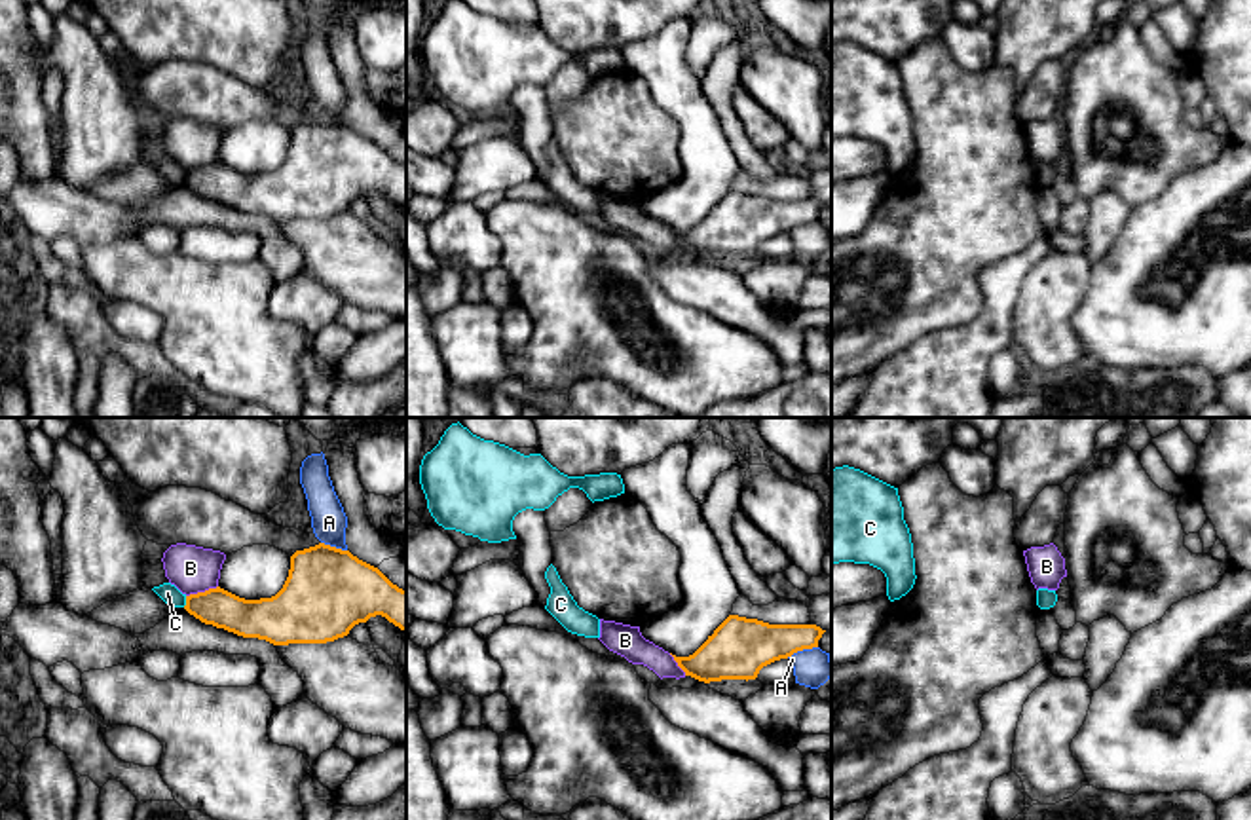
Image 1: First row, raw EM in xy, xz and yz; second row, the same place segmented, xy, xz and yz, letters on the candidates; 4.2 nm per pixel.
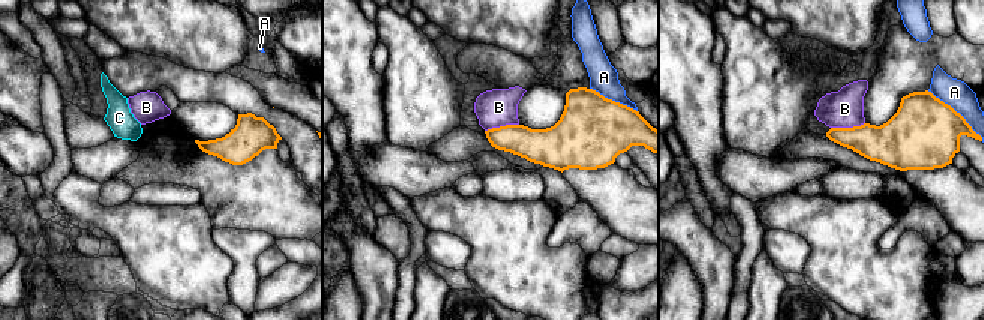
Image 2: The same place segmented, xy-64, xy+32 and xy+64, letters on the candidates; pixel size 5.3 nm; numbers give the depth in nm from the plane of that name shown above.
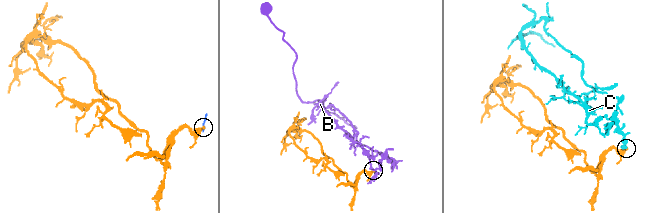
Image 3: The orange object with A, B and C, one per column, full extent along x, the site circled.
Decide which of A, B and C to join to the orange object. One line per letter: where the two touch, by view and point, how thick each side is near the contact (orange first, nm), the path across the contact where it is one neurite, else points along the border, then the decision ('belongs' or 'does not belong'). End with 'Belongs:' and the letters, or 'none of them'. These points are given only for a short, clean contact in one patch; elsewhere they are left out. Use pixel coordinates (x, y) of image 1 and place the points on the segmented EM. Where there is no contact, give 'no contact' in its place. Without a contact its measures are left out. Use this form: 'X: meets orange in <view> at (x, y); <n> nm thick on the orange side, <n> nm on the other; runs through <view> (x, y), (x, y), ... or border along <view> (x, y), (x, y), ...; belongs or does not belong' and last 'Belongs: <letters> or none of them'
A: meets orange in xy at (335, 547); 360 nm thick on the orange side, 150 nm on the other; does not belong
B: meets orange in xy at (202, 593); 160 nm thick on the orange side, 200 nm on the other; does not belong
C: meets orange in xy at (186, 602); 160 nm thick on the orange side, 80 nm on the other; border along xy (186, 596), (183, 606); does not belong
Belongs: none of them

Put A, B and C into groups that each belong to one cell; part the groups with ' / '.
A / B / C

